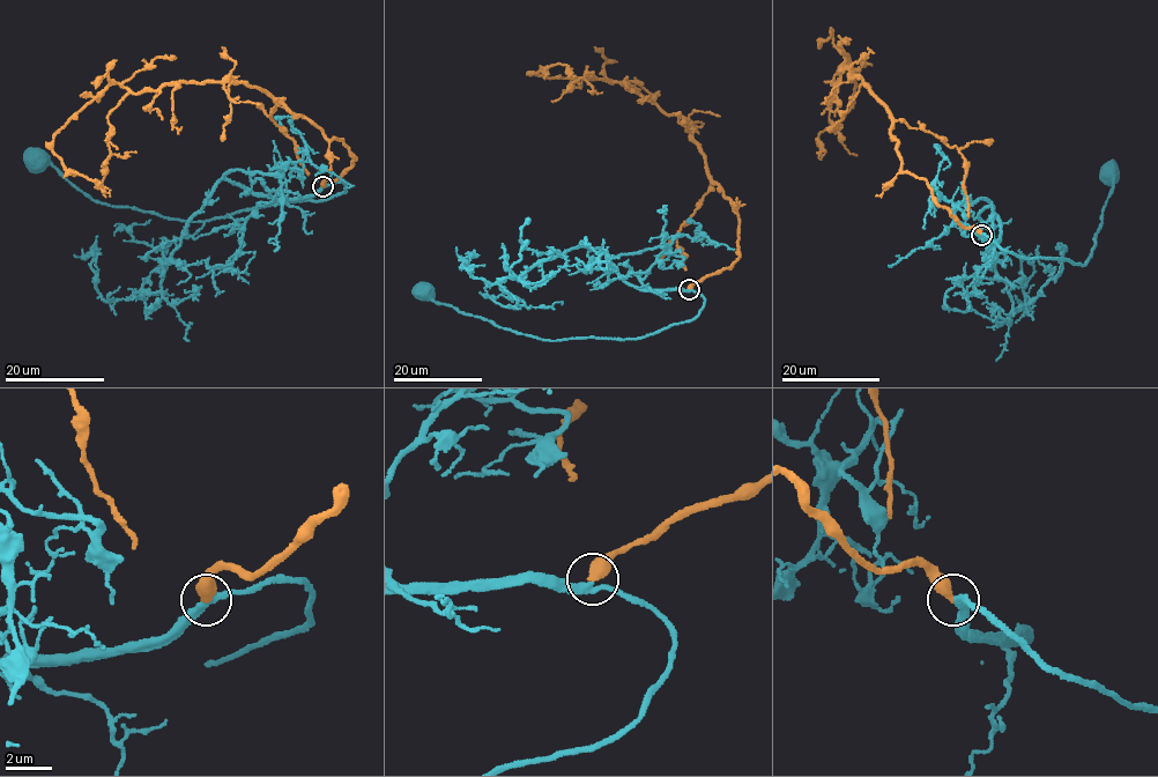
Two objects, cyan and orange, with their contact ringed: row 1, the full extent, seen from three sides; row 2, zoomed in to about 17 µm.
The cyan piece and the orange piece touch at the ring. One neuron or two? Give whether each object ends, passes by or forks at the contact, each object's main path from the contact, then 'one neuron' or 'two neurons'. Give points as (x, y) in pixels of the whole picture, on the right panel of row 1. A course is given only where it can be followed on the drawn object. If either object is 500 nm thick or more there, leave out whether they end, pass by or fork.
cyan passes by; orange ends; course cyan (982, 235), (1021, 257), (1066, 258), (1084, 265), (1092, 256), (1114, 183), (1103, 177), (1104, 172), (1110, 171); course orange (981, 235), (900, 169), (885, 105), (839, 67), (846, 53), (852, 106), (818, 133), (819, 158); one neuron

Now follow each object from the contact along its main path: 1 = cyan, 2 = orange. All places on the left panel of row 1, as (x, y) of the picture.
1: (323, 186), (343, 182), (346, 190), (324, 199), (246, 208), (205, 221), (166, 217), (96, 202), (36, 158)
2: (323, 186), (356, 157), (341, 140), (229, 76), (135, 93), (111, 82), (56, 134), (66, 169), (109, 195)

